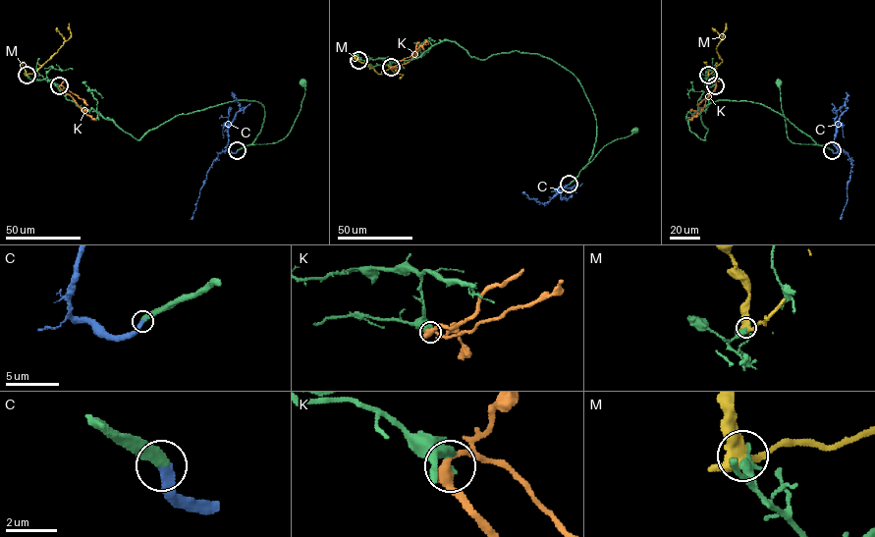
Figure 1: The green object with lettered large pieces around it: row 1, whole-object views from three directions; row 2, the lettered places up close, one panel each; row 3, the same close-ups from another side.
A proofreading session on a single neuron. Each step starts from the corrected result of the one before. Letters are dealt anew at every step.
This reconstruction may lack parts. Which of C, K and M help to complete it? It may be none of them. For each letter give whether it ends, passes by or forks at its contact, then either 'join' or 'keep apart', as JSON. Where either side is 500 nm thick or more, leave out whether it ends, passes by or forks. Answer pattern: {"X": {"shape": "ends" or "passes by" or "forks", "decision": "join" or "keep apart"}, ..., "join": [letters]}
{"C": {"shape": "ends", "decision": "join"}, "K": {"shape": "passes by", "decision": "keep apart"}, "M": {"shape": "forks", "decision": "keep apart"}, "join": ["C"]}

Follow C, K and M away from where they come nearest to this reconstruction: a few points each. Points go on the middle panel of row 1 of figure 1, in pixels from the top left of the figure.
C: (569, 185), (543, 203), (529, 199), (522, 191)
K: (391, 67), (410, 56), (426, 42), (427, 44)
M: (358, 60), (367, 63), (379, 74), (392, 68), (403, 75), (401, 78)

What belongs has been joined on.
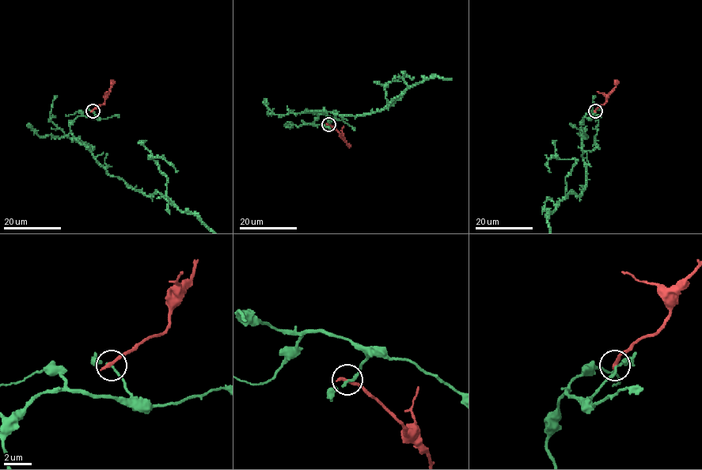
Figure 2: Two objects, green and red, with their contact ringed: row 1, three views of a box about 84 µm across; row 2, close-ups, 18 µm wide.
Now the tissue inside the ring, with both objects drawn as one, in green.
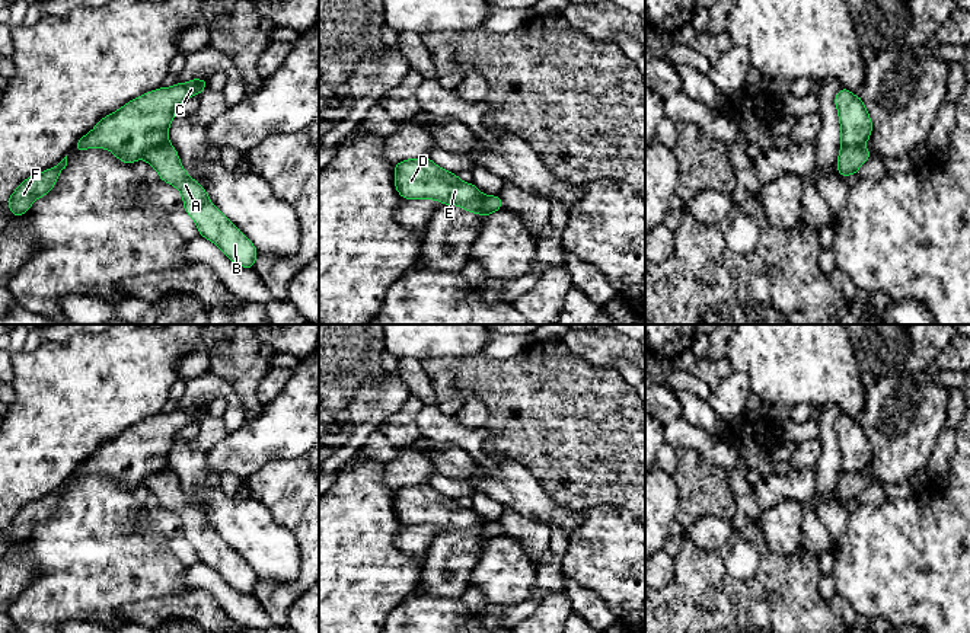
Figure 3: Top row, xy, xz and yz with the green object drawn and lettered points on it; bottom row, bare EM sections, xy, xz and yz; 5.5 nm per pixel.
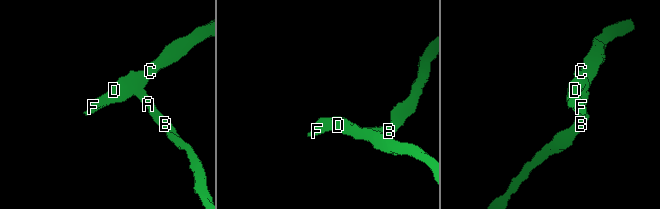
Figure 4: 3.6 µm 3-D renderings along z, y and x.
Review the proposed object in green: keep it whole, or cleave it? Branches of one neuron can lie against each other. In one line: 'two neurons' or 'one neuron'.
two neurons

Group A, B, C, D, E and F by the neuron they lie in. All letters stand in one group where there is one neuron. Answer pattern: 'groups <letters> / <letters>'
groups A B / C D E F

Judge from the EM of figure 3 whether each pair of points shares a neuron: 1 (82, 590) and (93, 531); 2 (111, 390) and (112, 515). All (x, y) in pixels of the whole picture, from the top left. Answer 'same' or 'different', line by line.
1: same
2: different

